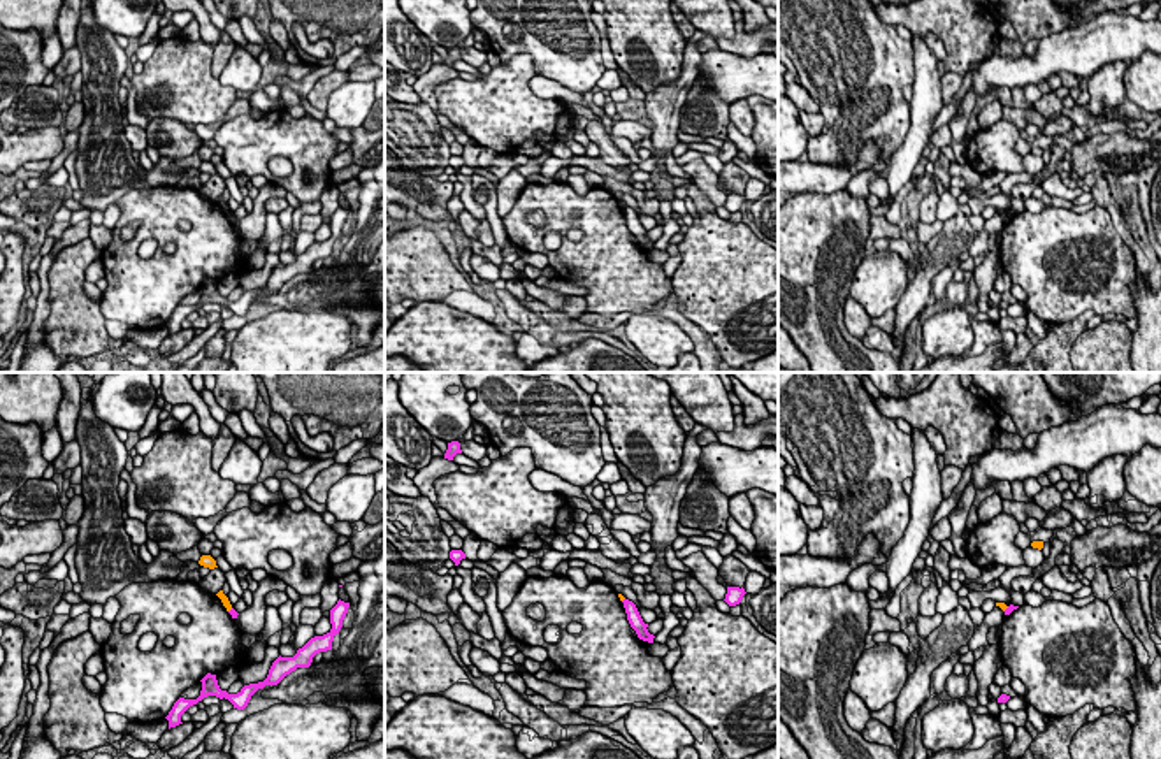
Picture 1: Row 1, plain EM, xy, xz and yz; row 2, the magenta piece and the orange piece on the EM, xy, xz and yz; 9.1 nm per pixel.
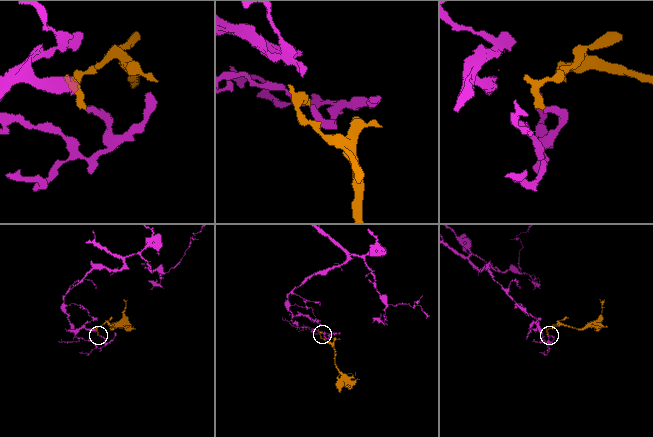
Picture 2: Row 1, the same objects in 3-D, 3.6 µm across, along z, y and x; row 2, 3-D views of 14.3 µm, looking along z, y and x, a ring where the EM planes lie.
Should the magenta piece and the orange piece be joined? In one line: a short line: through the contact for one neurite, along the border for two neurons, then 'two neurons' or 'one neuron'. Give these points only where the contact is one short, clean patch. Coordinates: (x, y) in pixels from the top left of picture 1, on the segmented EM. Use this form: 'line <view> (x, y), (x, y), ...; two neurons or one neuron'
line yz (1009, 607), (1003, 610); two neurons

